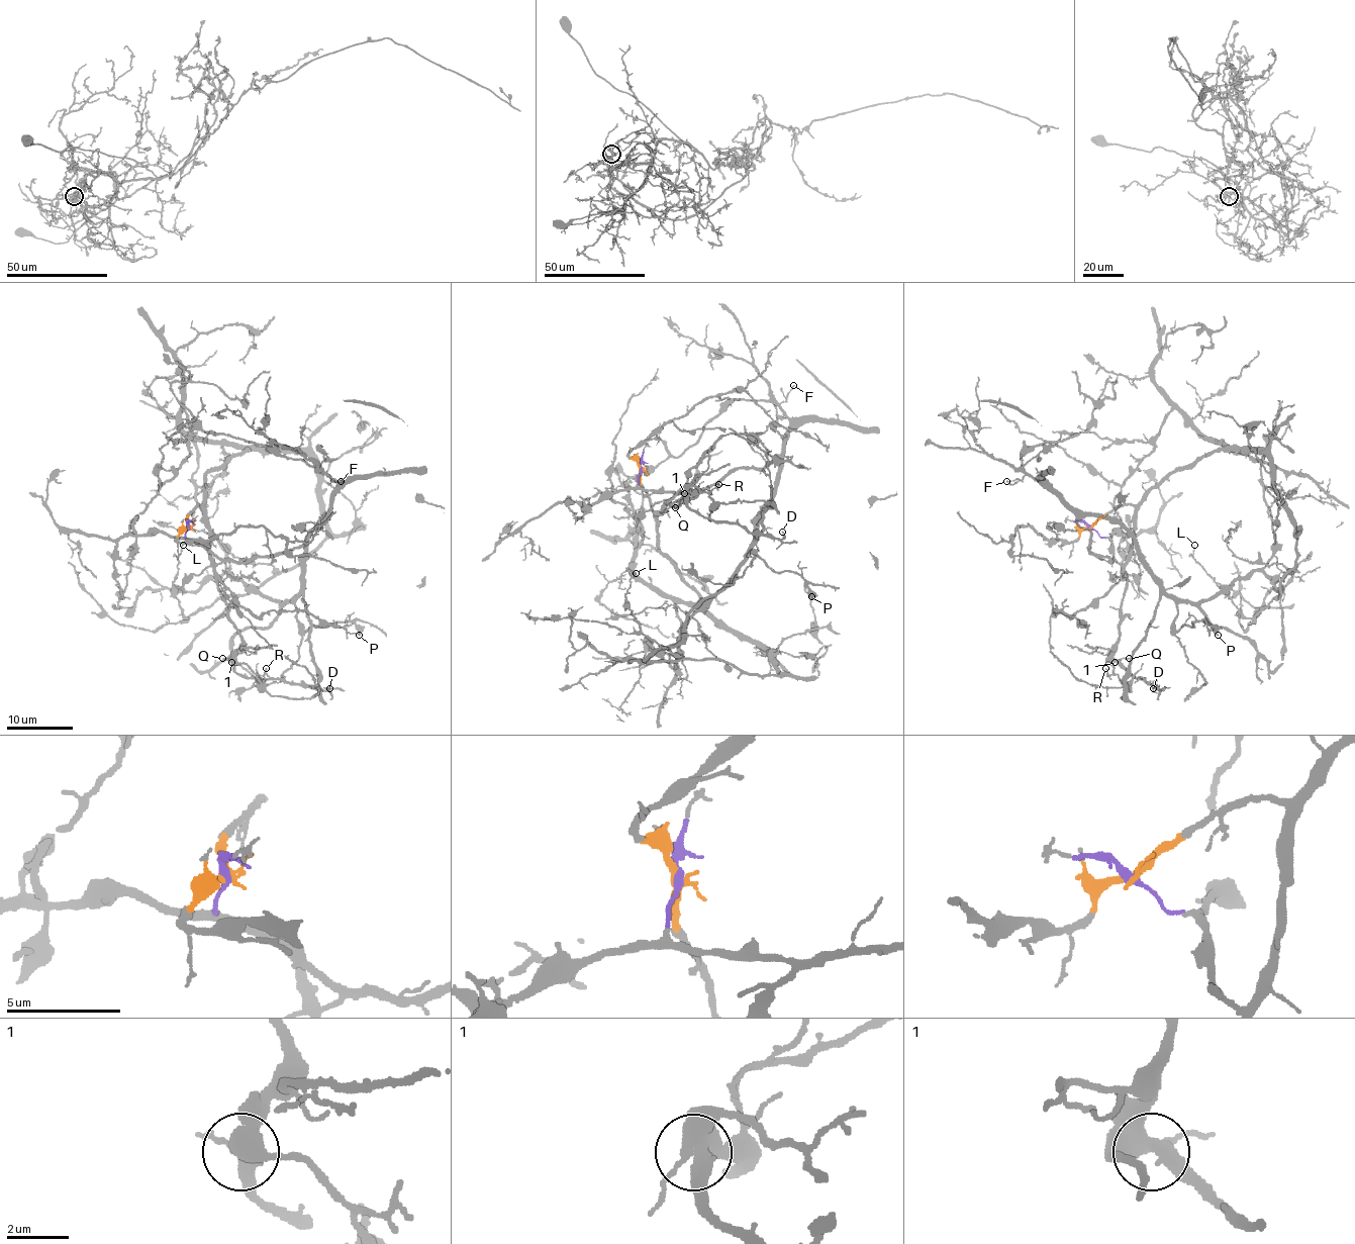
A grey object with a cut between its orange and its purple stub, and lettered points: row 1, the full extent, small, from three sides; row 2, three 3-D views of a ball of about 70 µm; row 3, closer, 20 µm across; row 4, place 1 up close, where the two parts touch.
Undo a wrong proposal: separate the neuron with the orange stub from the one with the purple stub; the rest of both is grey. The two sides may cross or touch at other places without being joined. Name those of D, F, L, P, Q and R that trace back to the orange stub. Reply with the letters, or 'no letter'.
D, L

